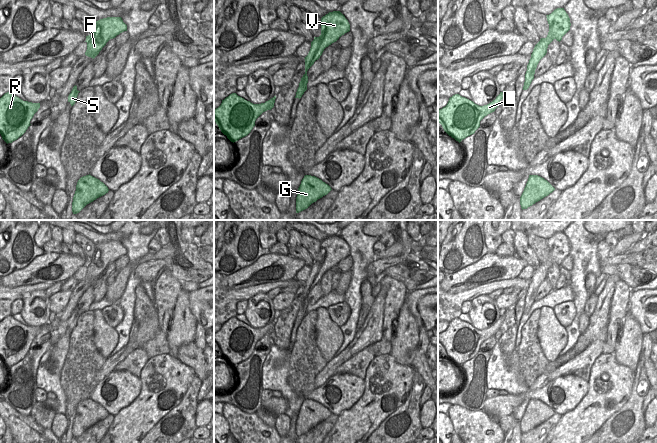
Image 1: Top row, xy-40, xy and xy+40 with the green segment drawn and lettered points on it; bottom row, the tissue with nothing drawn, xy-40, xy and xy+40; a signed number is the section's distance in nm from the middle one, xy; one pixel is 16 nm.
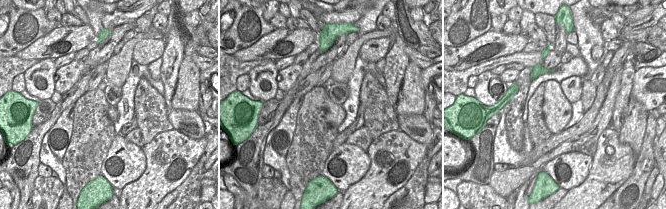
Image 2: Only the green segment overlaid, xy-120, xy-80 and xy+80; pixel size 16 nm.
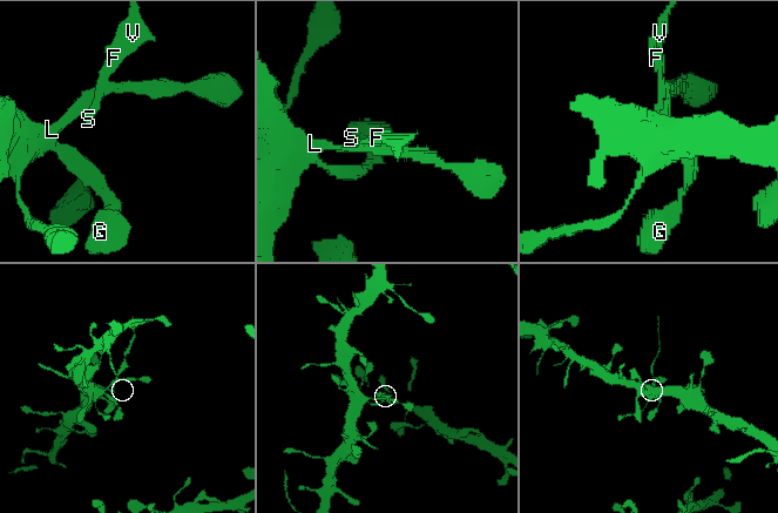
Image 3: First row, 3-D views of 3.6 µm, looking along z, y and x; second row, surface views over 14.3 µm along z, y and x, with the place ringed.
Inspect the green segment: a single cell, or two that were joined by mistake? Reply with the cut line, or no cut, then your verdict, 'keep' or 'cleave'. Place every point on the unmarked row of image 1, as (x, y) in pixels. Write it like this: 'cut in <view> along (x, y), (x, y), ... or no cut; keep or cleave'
cut in xy+40 along (534, 295), (529, 298), (526, 296); cleave

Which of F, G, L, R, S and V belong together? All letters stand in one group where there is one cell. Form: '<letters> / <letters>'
F V / G L R S

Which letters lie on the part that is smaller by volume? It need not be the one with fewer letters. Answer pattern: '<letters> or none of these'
F, V

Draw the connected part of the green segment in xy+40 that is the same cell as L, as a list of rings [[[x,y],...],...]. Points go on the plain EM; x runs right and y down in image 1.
[[[500,316],[495,324],[487,329],[479,330],[473,325],[455,318],[449,322],[445,331],[438,334],[438,346],[444,355],[459,367],[475,357],[480,351],[480,345],[495,335],[505,319]]]

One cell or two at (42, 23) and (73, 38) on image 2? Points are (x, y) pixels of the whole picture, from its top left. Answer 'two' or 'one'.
two

